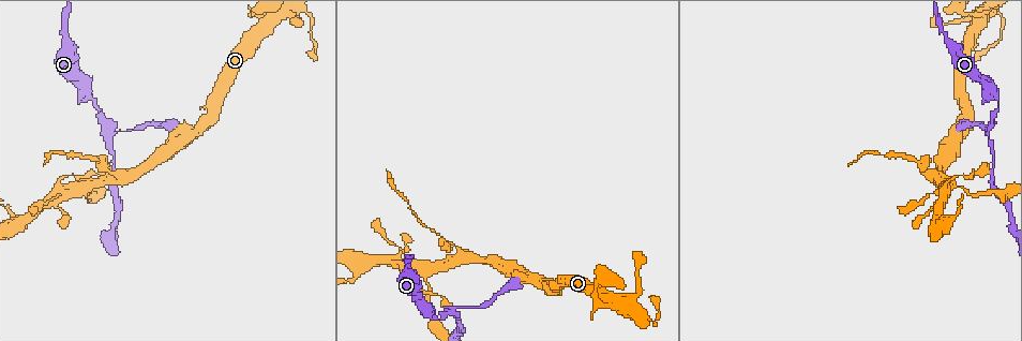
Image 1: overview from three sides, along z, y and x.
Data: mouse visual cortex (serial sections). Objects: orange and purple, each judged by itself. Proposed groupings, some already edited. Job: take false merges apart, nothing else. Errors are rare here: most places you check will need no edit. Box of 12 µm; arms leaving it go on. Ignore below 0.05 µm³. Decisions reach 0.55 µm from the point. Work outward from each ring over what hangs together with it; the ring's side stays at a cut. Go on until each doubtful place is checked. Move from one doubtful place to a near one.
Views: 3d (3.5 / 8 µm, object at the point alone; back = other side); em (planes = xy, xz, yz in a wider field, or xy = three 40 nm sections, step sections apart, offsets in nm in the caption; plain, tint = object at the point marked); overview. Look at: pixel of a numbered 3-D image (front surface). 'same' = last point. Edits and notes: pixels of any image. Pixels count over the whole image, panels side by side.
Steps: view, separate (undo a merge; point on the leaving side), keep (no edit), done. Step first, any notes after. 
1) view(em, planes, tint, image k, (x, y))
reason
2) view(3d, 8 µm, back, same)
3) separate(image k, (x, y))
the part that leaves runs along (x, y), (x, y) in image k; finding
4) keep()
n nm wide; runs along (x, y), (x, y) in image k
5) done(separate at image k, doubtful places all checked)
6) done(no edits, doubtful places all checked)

view(3d, 8 µm, image 1, (937, 178))
a fork

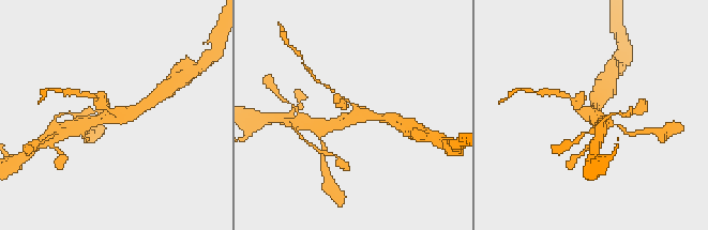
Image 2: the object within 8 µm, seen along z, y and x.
view(em, xy, step 1, tint, image 2, (119, 113))

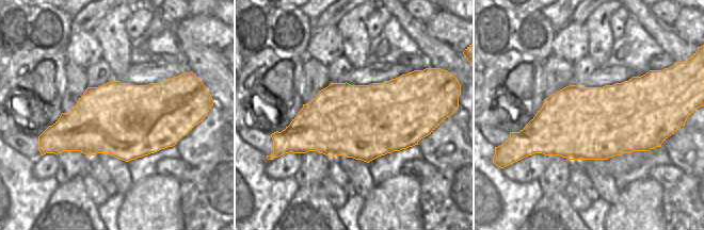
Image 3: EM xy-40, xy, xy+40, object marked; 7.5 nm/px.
separate(image 2, (339, 100))
arms of 200, 250, 300 nm; the part that leaves runs along (350, 103), (317, 80) in image 2; a second cell is stuck on

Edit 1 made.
view(overview)
redraw

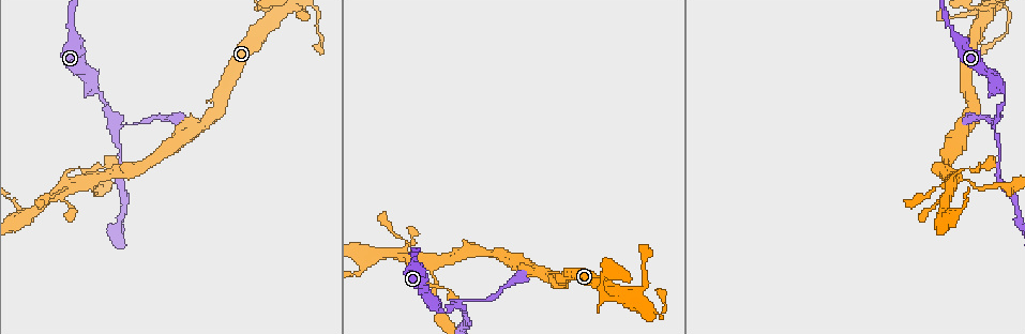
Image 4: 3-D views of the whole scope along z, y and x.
view(3d, 3.5 µm, image 4, (90, 180))
sharp bend

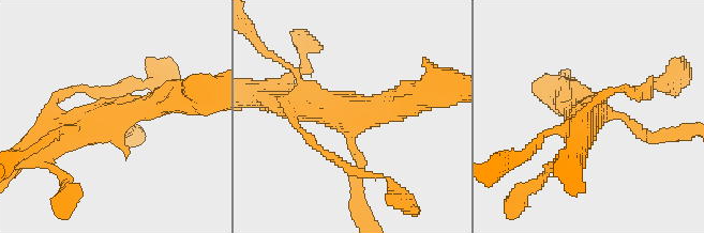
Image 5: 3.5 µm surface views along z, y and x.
view(em, xy, step 5, tint, image 5, (118, 114))

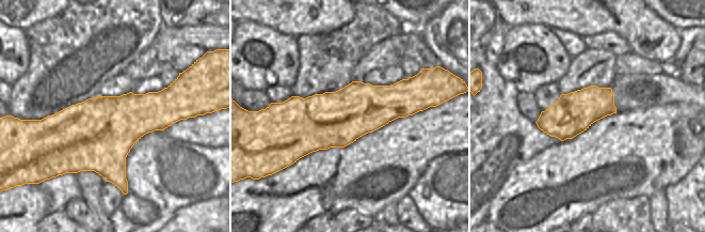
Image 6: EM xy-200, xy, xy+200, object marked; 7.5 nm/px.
keep()
all the same cell

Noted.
view(3d, 8 µm, image 4, (457, 303))
thin neck

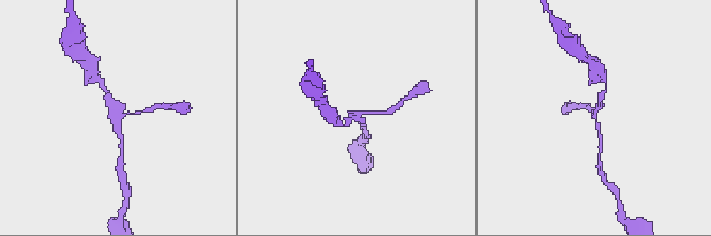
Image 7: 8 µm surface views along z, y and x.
view(em, xy, step 3, tint, image 7, (115, 114))
3 arms; arms of 100, 150, 200 nm

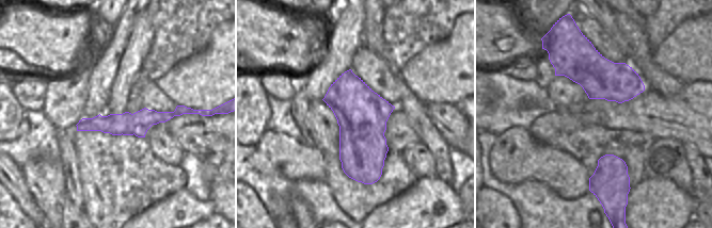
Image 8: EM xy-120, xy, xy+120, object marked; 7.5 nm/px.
separate(image 7, (390, 111))
the part that leaves runs along (363, 113), (386, 113), (405, 99) in image 7; two cells meet here

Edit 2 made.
done(separate at image 2, separate at image 7, doubtful places all checked)

